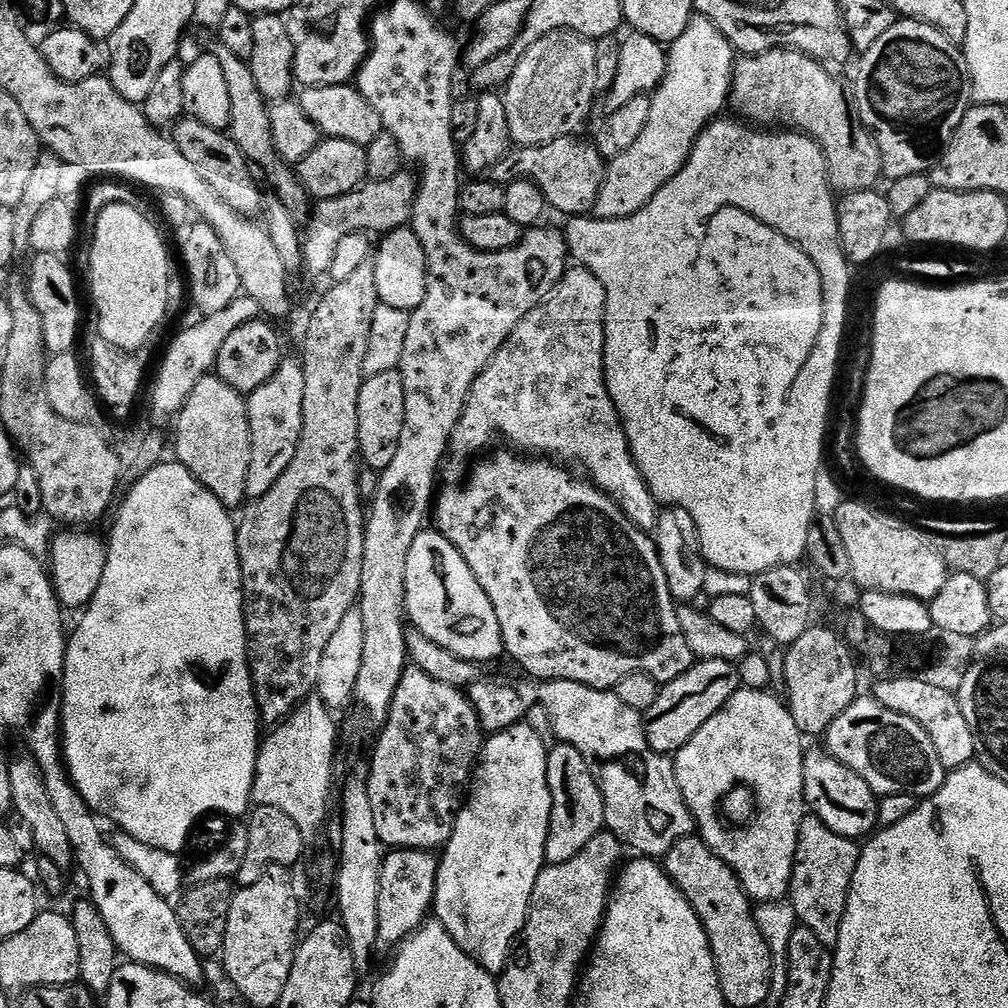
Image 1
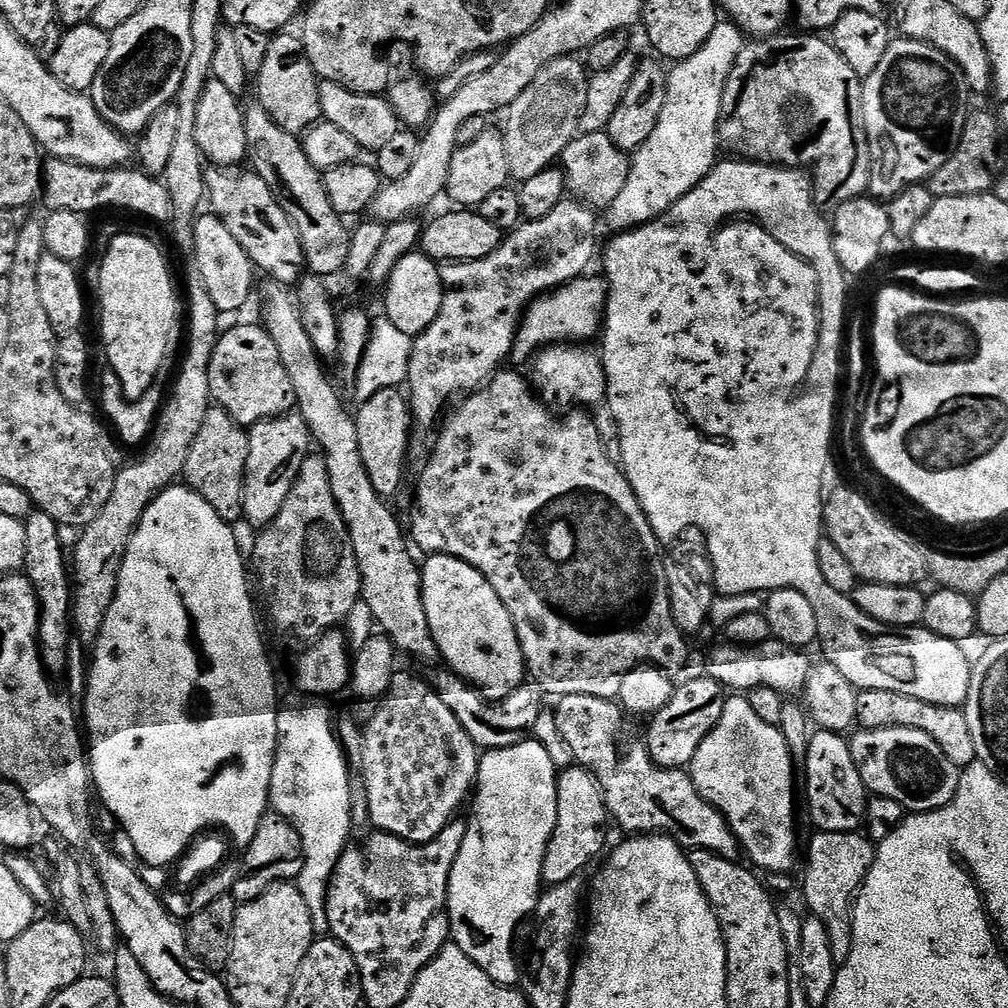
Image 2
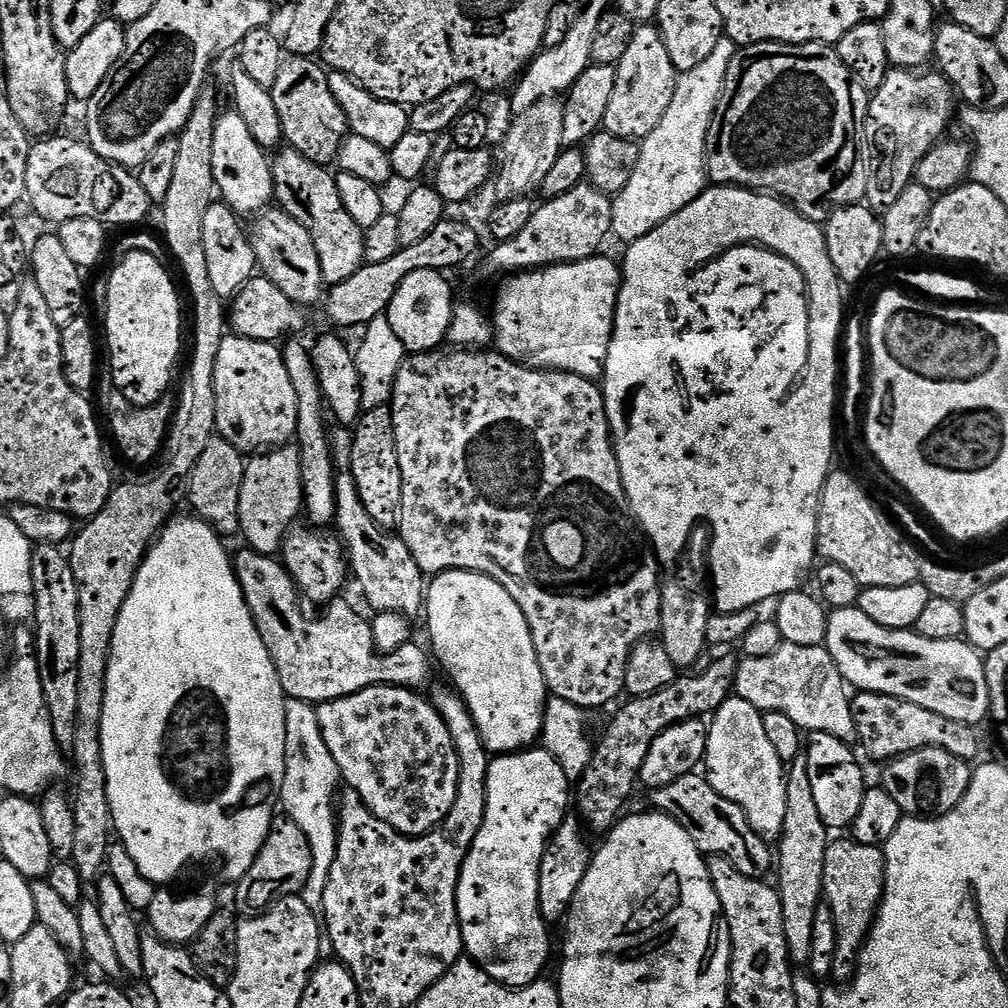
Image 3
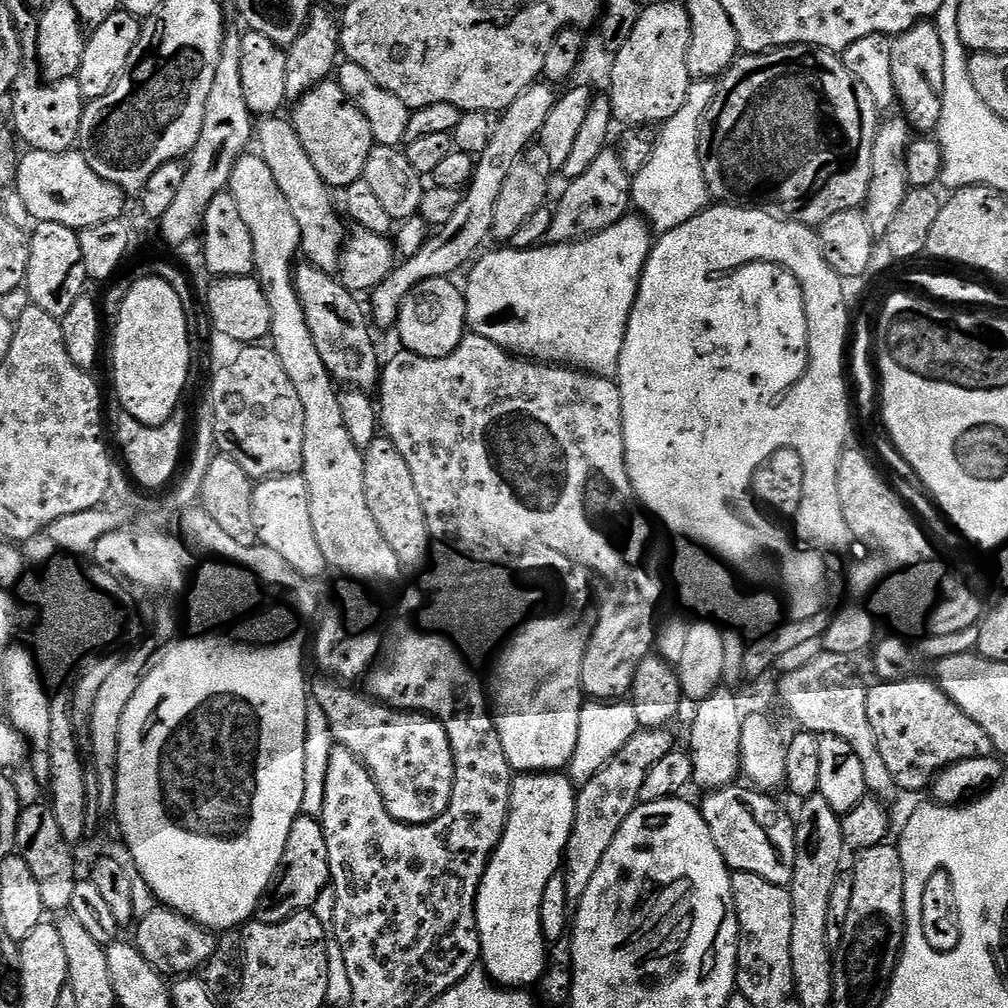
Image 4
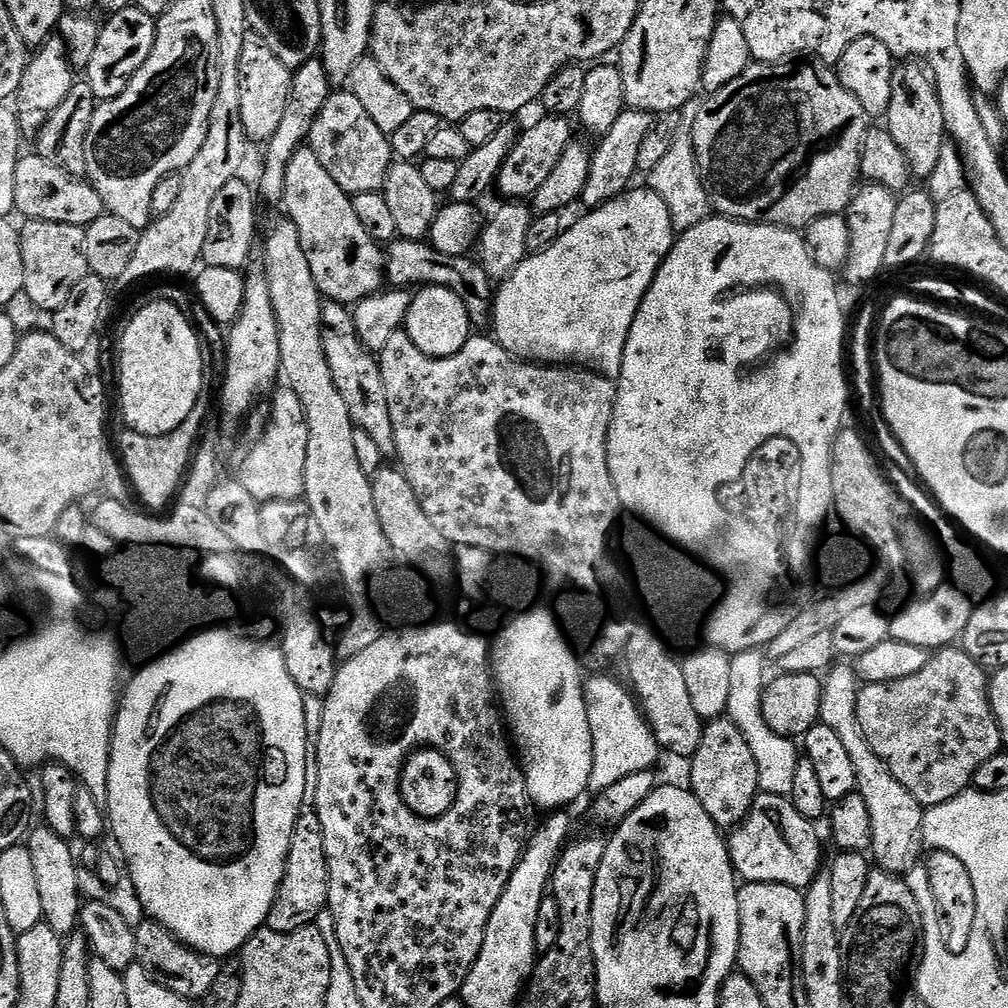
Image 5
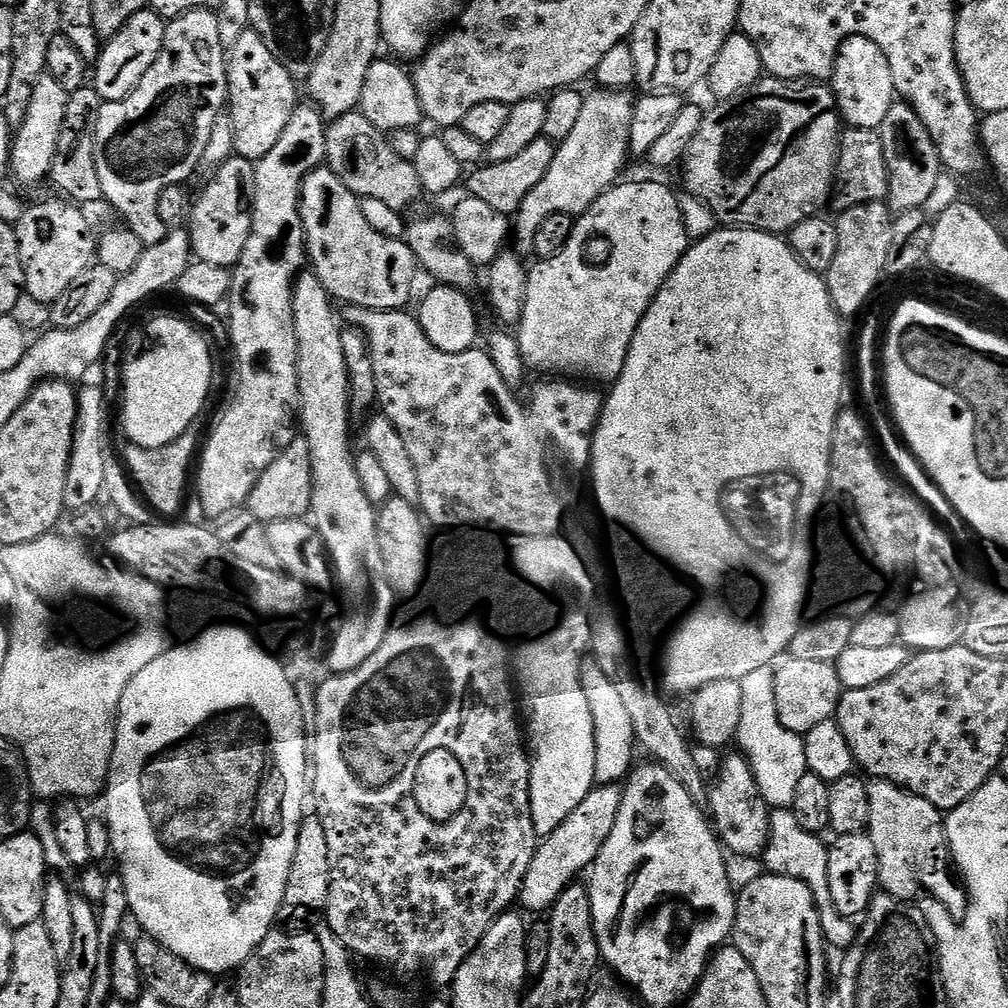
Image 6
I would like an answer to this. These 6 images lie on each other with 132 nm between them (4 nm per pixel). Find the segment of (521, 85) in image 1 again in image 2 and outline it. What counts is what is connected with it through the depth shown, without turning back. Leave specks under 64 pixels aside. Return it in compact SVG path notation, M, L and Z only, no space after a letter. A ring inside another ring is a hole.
M571 55L550 62L550 66L546 66L542 74L538 74L538 78L534 78L534 82L530 82L530 86L526 86L526 90L522 90L522 94L506 110L508 121L502 124L502 131L506 142L506 166L513 181L523 182L553 167L566 146L570 146L570 142L576 139L580 132L580 111L586 106L590 72L581 61L580 65L576 60L579 59Z

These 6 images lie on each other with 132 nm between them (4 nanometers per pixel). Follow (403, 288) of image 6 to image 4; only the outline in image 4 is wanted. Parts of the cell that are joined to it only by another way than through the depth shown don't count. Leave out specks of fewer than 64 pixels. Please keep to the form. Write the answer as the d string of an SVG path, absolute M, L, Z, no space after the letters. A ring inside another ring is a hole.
M279 115L265 116L257 119L254 124L254 140L260 143L258 155L270 166L270 174L274 174L274 182L278 182L278 190L286 198L290 206L290 214L294 214L294 222L298 222L300 231L300 247L307 263L320 268L326 273L337 271L342 251L342 236L336 233L336 224L332 221L332 200L330 189L323 178L314 170L310 158L302 150L298 136L292 124L287 120L280 120Z

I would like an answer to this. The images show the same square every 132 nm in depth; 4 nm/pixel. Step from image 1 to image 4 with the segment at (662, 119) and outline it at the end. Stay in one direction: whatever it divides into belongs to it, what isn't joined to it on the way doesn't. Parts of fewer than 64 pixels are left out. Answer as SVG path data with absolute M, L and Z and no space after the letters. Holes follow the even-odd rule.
M710 80L695 81L689 87L686 100L682 102L682 108L674 118L665 120L659 129L660 137L654 140L650 148L650 155L646 166L642 166L640 172L635 173L630 180L630 204L633 209L646 221L653 233L663 234L682 226L682 222L688 222L698 213L704 211L709 203L708 187L704 171L700 165L700 122L704 119L706 110L716 93L716 84Z

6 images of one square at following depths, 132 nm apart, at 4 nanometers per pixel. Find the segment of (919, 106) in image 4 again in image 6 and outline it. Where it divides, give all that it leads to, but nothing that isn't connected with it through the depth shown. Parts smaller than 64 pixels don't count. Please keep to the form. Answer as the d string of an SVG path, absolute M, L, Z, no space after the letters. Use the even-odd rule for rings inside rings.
M897 102L890 106L890 114L886 114L878 131L882 138L882 150L886 154L887 199L891 207L900 212L923 209L926 198L930 198L930 193L934 191L934 185L942 174L934 138L930 138L930 132L922 126L922 120L906 102Z

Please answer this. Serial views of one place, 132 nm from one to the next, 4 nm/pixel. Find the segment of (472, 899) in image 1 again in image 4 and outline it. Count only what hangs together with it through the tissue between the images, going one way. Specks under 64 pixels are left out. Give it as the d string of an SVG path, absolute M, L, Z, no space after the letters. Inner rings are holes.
M526 772L512 777L508 821L476 891L476 929L480 939L482 968L503 987L520 990L528 986L524 984L535 985L546 971L546 941L540 929L542 890L546 890L546 882L561 871L564 847L574 826L576 794L577 789L564 774Z

